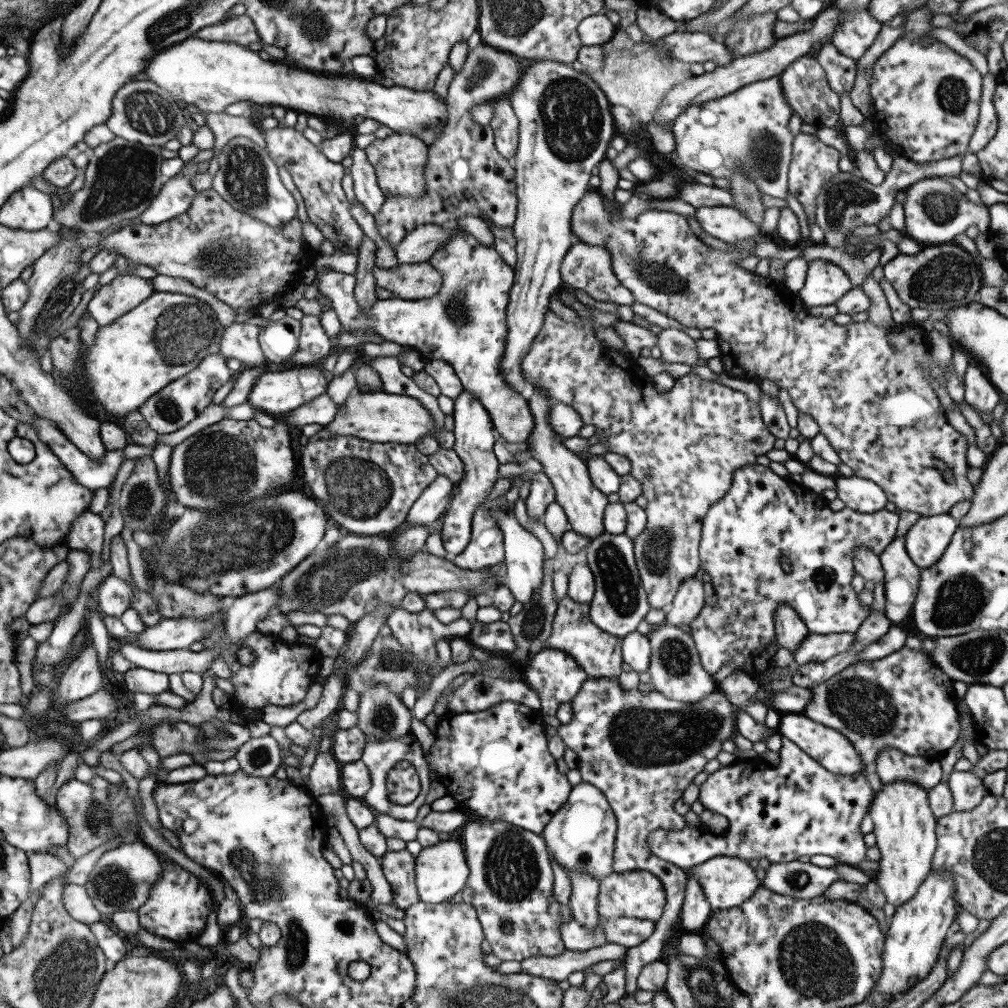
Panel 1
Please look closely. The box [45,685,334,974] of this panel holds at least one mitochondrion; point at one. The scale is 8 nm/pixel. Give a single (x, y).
(267, 879)

